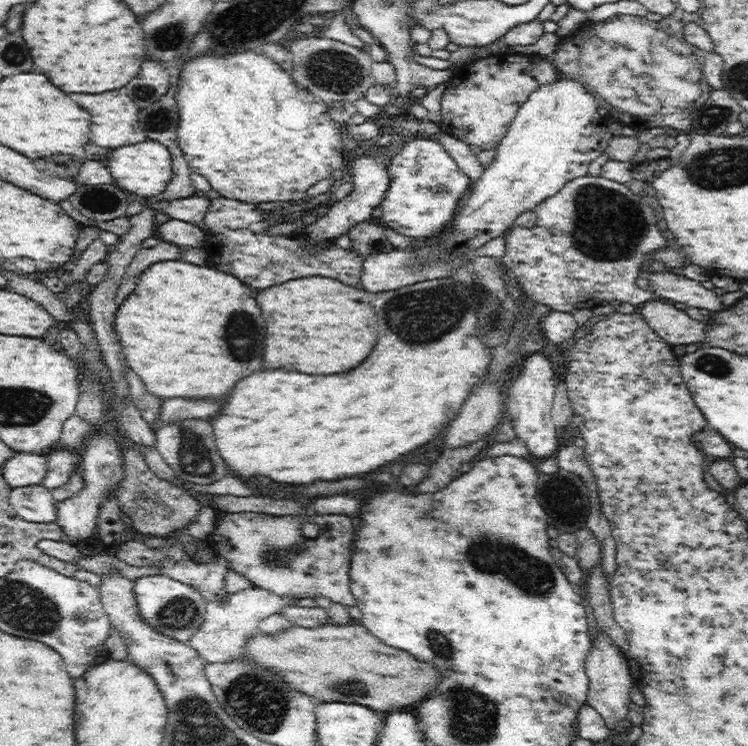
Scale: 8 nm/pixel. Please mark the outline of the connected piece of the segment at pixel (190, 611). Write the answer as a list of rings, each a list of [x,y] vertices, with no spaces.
[[[144,575],[133,583],[139,617],[155,627],[155,631],[166,637],[188,643],[197,632],[205,617],[207,601],[196,590],[183,582],[166,575]]]

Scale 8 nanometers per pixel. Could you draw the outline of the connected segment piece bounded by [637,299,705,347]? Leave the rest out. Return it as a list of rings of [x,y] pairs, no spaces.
[[[667,300],[645,302],[637,311],[656,334],[674,347],[679,344],[699,344],[704,340],[705,323],[691,318]]]

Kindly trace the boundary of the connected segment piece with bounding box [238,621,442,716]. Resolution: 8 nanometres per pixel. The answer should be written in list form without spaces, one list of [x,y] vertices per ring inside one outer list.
[[[360,621],[346,626],[332,624],[320,625],[314,628],[306,628],[300,625],[292,625],[288,630],[276,632],[271,636],[258,632],[250,636],[246,651],[238,658],[254,659],[258,665],[268,666],[280,676],[284,676],[286,682],[290,682],[296,690],[302,690],[314,698],[320,698],[319,702],[345,701],[346,704],[361,704],[379,712],[382,716],[392,710],[404,710],[414,702],[423,702],[428,694],[440,684],[442,674],[434,662],[420,662],[410,652],[392,648],[384,642],[380,642],[376,636],[372,636]]]

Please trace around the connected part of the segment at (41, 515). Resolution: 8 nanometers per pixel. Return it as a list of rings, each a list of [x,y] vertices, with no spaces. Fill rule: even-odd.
[[[43,484],[13,487],[9,494],[9,503],[23,520],[34,523],[52,523],[57,520],[58,502],[54,500],[52,491]]]

